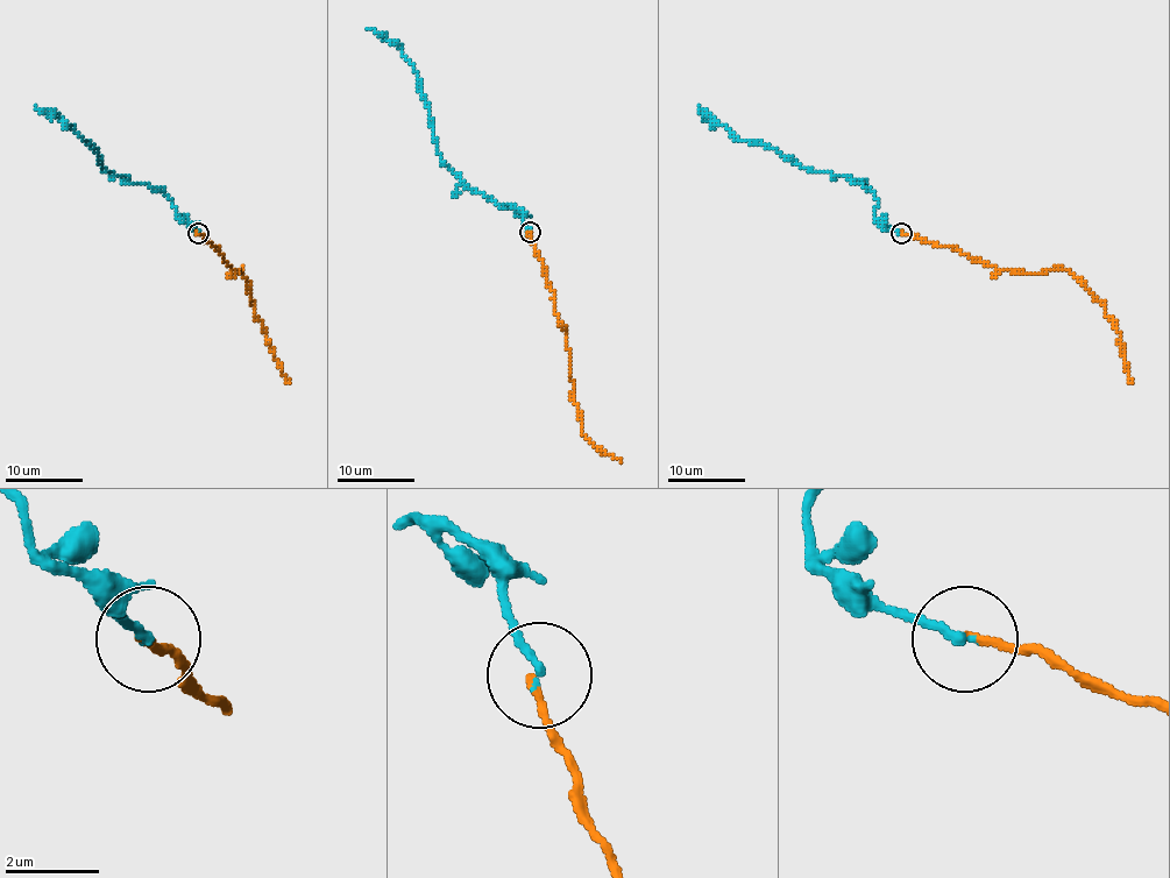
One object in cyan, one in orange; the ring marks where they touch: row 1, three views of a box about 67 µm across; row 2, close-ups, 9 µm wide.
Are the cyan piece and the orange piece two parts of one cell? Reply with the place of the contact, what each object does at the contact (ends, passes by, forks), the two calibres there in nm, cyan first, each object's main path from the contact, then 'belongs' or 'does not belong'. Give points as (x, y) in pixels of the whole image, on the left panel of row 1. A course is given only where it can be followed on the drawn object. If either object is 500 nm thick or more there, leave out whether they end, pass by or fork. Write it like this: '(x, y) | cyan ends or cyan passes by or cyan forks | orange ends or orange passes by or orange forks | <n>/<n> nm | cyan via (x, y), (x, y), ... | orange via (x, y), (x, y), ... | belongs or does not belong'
(198, 233) | cyan ends | orange ends | 170/160 nm | cyan via (198, 233), (160, 189), (114, 177), (65, 120), (35, 106) | orange via (197, 233), (217, 247), (234, 270), (240, 273), (241, 268), (255, 316), (263, 321), (272, 359), (289, 382) | belongs

